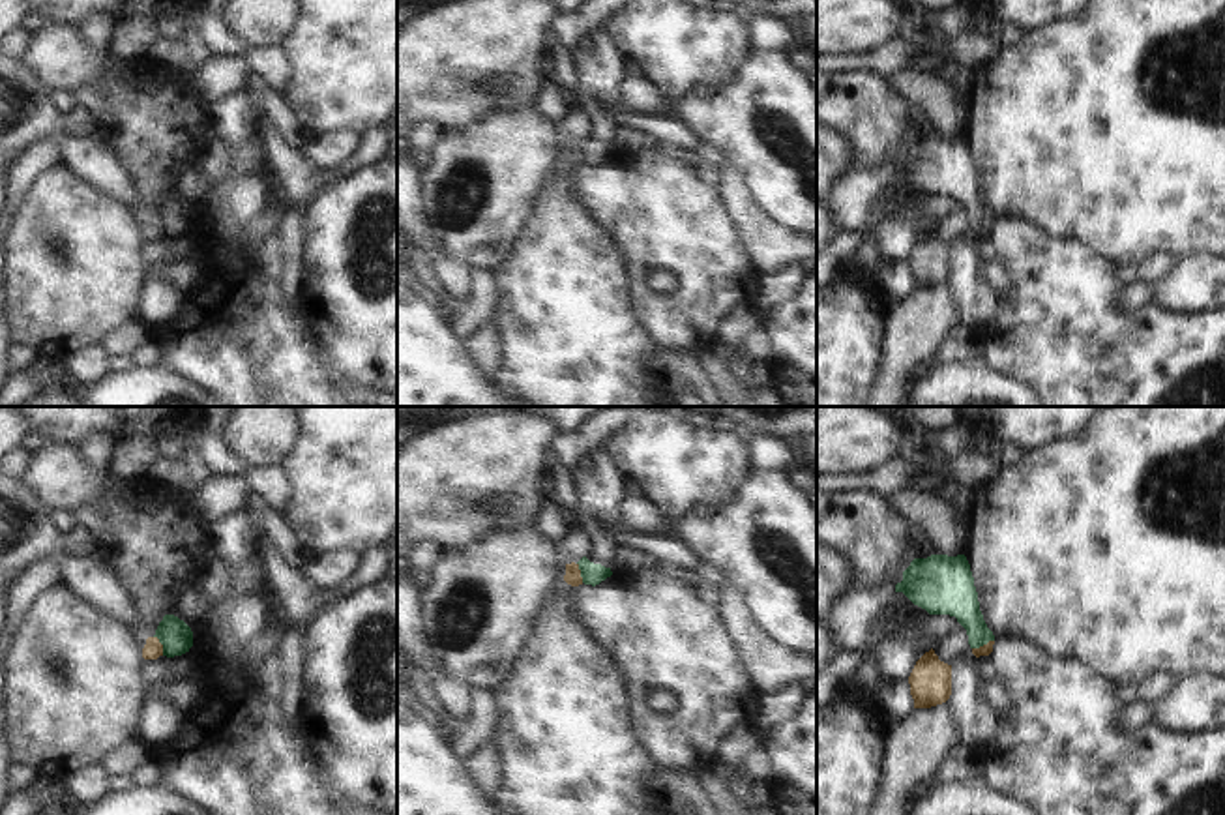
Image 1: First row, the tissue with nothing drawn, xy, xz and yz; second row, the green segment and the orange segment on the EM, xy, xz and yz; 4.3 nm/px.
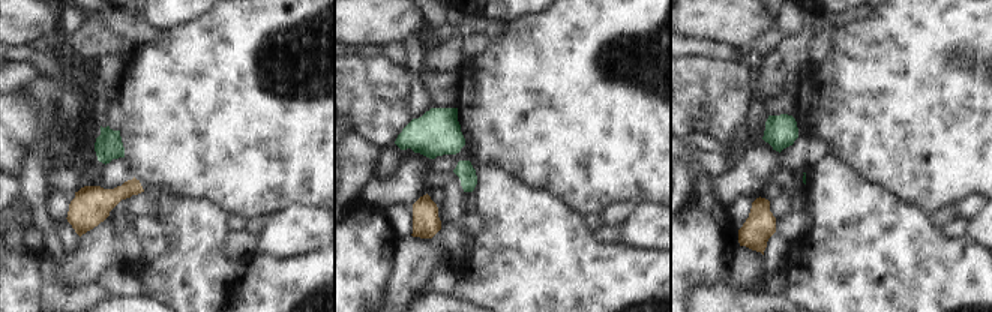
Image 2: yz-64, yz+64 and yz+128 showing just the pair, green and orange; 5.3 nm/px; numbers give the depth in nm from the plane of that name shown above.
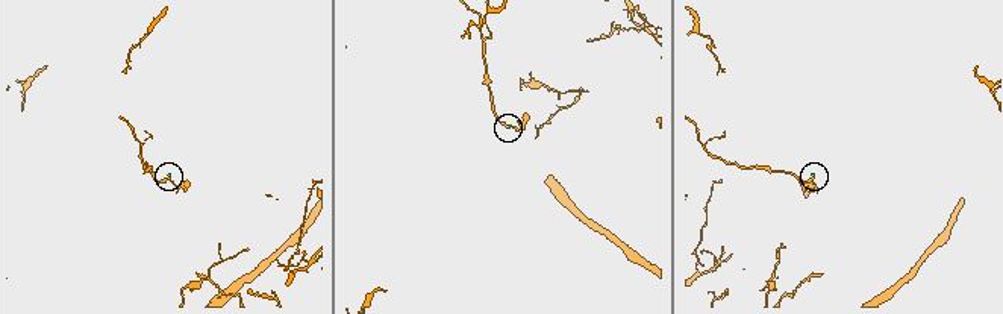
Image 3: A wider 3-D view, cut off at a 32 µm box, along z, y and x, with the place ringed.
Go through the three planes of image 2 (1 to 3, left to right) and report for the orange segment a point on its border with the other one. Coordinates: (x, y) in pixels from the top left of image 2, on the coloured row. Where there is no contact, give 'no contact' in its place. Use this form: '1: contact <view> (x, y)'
1: no contact
2: no contact
3: no contact

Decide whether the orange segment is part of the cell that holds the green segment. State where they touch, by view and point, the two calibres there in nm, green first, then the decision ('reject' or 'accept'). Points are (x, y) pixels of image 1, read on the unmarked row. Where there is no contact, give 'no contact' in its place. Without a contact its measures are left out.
yz (982, 225) | 180/50 nm | reject

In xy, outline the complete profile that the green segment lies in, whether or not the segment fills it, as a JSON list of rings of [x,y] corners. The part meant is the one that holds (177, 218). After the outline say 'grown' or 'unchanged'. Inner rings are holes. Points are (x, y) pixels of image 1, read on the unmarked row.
[[[174,195],[163,197],[154,217],[163,225],[163,236],[167,238],[182,236],[193,227],[191,208]]] | unchanged

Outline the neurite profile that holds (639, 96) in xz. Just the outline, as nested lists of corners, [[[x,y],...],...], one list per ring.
[[[624,77],[620,79],[624,107],[631,112],[642,114],[663,114],[665,94],[659,92],[644,77]]]

